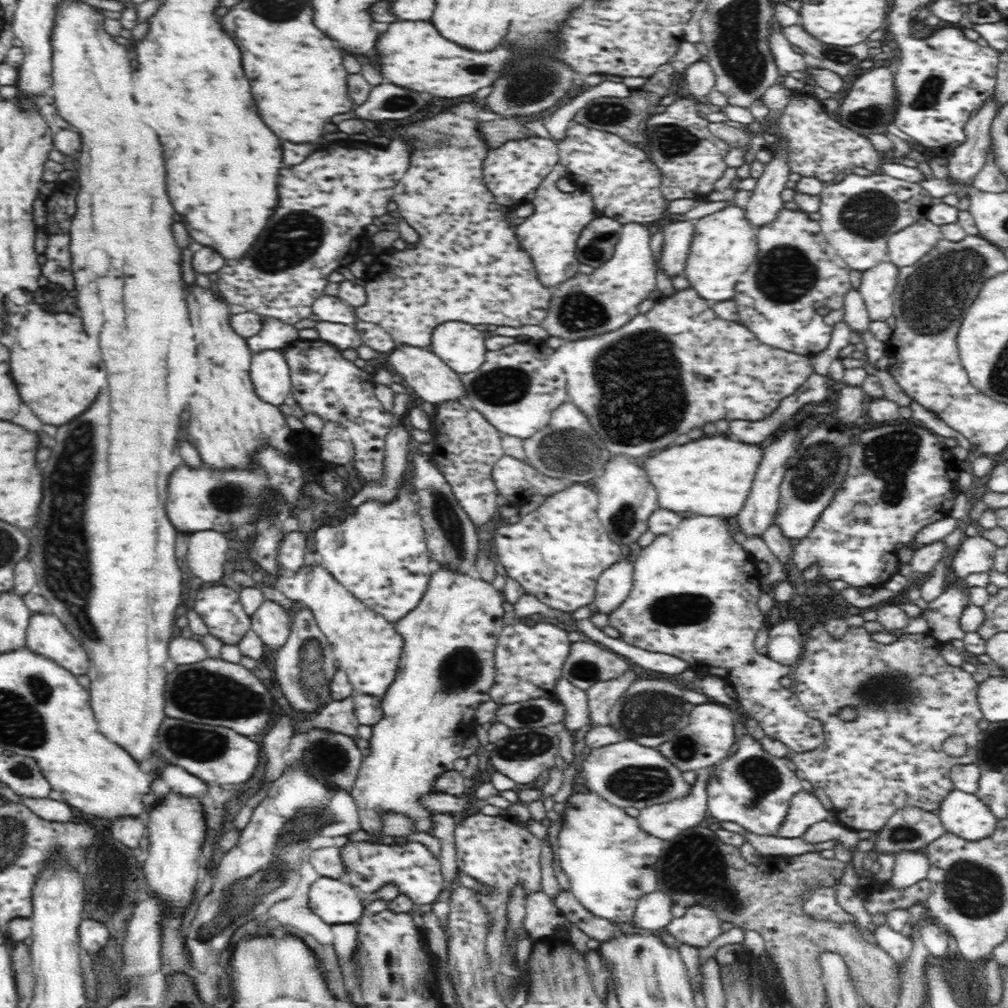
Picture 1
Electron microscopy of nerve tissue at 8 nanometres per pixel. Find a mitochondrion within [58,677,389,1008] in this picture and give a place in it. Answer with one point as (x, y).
(314, 815)

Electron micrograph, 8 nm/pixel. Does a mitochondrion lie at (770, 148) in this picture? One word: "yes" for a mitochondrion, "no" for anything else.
no

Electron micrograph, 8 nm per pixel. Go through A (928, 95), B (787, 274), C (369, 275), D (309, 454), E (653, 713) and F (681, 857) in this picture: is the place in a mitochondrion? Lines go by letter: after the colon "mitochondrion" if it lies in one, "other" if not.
A: mitochondrion
B: mitochondrion
C: other
D: other
E: mitochondrion
F: mitochondrion

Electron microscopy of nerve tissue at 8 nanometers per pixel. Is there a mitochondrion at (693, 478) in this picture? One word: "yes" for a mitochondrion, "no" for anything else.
no

